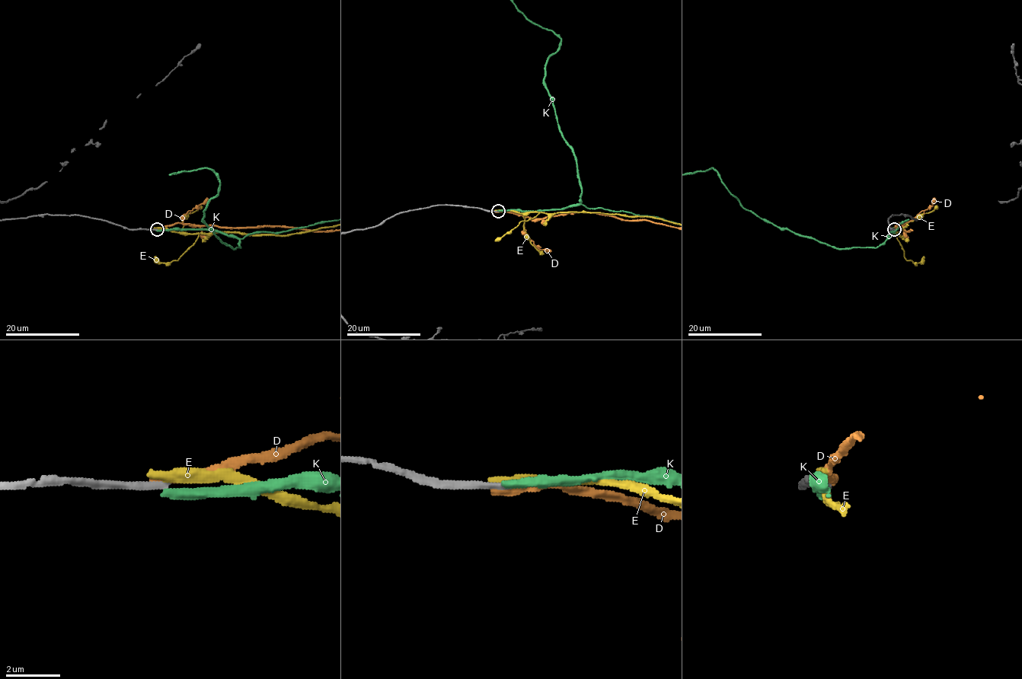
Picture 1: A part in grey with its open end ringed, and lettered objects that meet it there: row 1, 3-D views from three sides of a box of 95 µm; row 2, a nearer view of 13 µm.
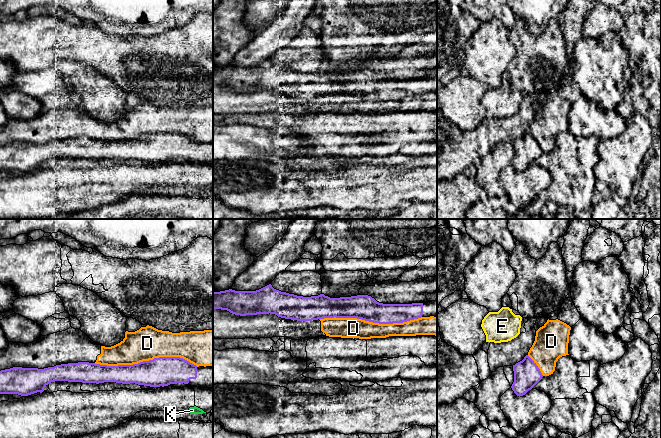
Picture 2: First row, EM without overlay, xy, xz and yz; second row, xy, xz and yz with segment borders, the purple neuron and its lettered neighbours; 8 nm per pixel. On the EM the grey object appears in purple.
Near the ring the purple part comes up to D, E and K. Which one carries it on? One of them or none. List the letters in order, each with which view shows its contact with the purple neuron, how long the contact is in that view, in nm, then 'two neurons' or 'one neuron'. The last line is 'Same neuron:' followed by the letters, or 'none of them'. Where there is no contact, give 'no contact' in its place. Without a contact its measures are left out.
D: contact in xy; length 850 nm; two neurons
E: no contact; two neurons
K: no contact; two neurons
Same neuron: none of them

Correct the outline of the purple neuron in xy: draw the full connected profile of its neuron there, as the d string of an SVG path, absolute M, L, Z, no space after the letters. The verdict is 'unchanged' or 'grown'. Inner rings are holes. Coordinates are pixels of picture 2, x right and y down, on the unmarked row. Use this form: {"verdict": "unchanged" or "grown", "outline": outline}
{"verdict": "grown", "outline": "M159 133L133 141L107 142L89 138L56 141L44 145L13 143L0 147L0 170L18 170L28 172L42 169L51 158L68 157L82 159L116 158L135 159L150 163L164 163L170 160L184 159L200 164L213 164L213 142L199 142L180 133Z"}

